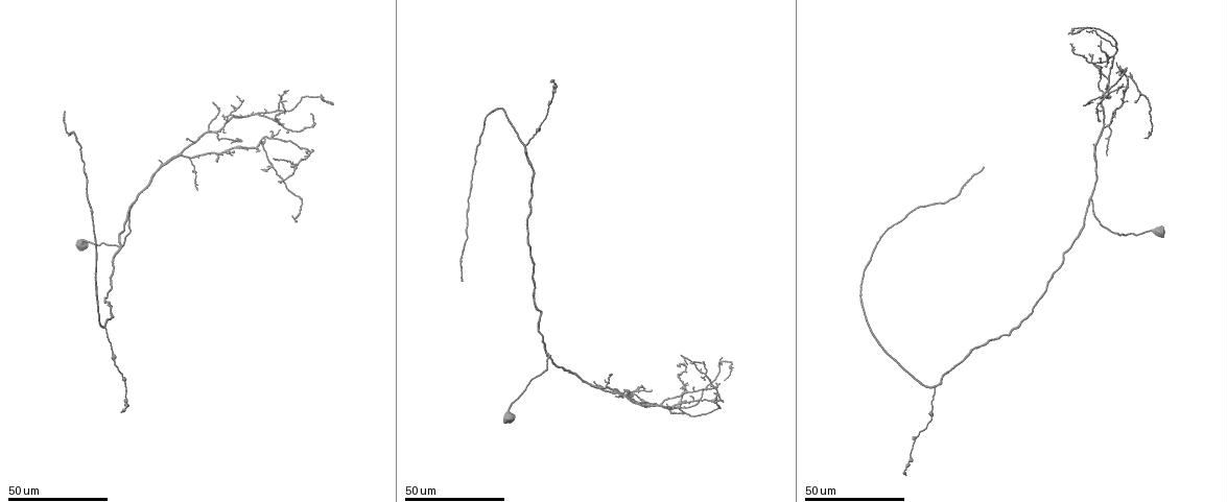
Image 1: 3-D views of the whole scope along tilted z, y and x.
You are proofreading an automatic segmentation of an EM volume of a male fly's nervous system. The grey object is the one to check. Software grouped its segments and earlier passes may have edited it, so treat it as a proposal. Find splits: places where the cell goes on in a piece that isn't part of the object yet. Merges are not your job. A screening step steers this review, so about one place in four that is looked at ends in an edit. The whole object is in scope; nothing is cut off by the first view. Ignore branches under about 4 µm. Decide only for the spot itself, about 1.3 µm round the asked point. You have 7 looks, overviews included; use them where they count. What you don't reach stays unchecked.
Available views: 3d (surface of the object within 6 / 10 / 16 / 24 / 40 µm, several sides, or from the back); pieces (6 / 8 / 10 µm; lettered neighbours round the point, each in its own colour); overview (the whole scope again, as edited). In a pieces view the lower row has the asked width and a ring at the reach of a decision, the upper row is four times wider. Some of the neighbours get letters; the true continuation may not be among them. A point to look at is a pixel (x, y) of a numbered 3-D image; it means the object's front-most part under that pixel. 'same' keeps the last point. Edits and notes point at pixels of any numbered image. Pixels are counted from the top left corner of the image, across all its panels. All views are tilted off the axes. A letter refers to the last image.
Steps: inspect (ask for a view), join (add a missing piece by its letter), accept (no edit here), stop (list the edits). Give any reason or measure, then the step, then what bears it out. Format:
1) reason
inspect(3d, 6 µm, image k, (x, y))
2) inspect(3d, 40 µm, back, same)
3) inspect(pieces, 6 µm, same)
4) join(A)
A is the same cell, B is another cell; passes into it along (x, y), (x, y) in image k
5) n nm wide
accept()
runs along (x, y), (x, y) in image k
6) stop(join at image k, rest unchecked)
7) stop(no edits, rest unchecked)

long arm stops here
inspect(3d, 40 µm, image 1, (461, 282))

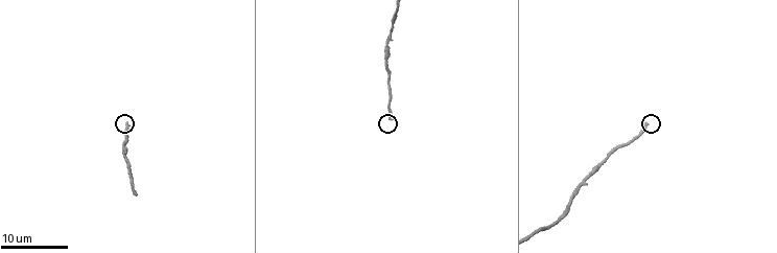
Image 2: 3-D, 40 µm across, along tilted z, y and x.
inspect(pieces, 6 µm, image 2, (644, 125))

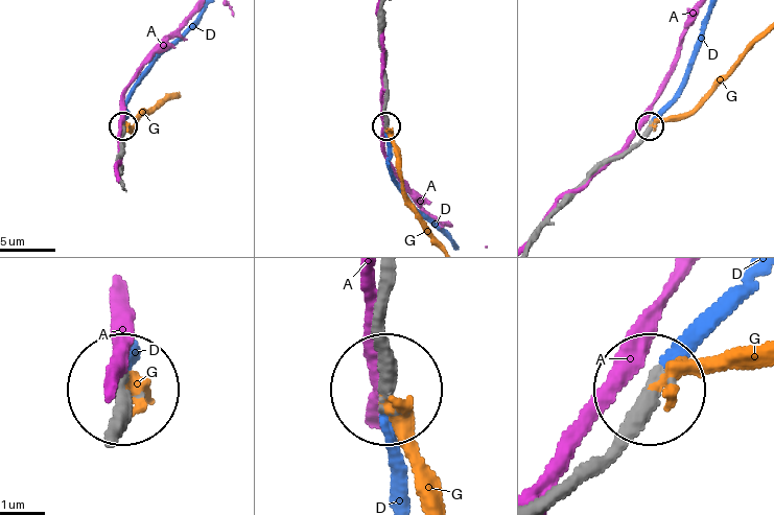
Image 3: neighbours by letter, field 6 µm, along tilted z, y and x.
join(D)
D is the same cell, A and G are other cells; the cell continues

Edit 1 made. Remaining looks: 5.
long arm stops here
inspect(3d, 24 µm, image 1, (615, 397))

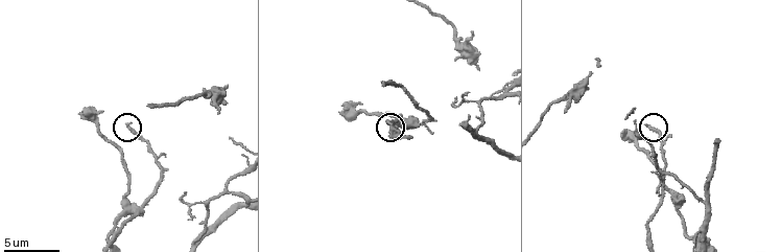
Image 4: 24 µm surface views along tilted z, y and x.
what lies round it
inspect(pieces, 10 µm, image 4, (648, 126))

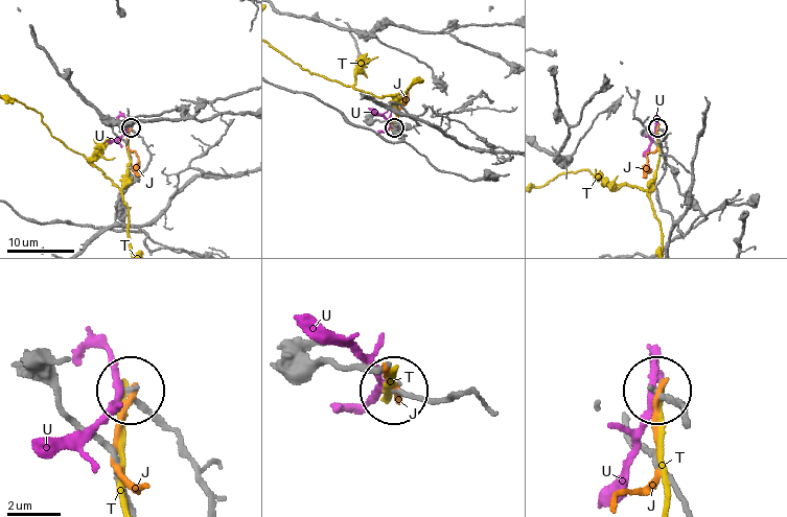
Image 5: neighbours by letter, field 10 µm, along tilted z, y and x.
170 nm wide
accept()
J, T and U are other cells; runs along (469, 394), (447, 400), (396, 389) in image 5; none of them fits

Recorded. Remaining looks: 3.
long arm stops here
inspect(pieces, 6 µm, image 4, (78, 113))

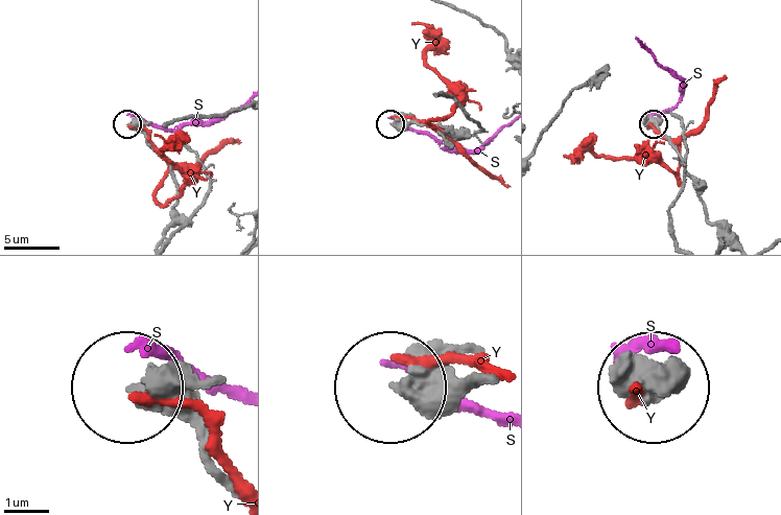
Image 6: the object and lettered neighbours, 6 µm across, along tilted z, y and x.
490 nm wide
accept()
S and Y are other cells; runs along (482, 384), (391, 382) in image 6; none of them fits

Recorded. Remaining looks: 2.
an open end
inspect(3d, 24 µm, image 1, (1091, 55))

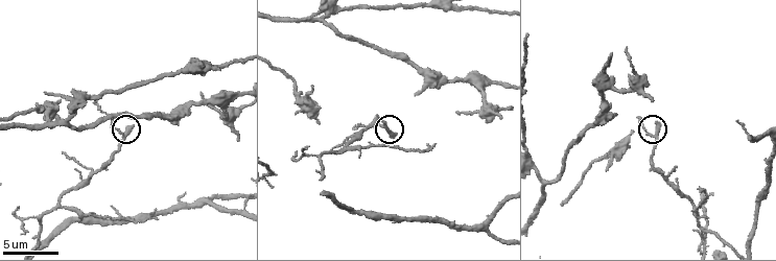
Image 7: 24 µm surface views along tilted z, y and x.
inspect(pieces, 6 µm, image 7, (395, 135))

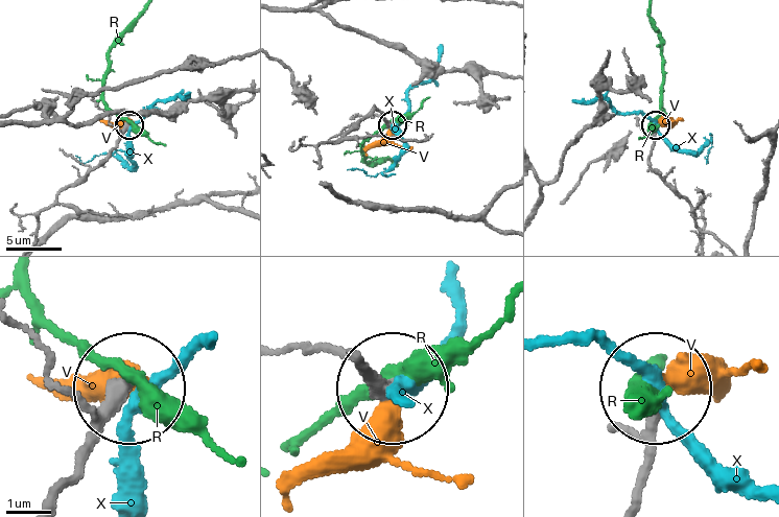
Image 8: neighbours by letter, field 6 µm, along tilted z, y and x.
accept()
R, V and X are other cells; runs along (68, 478), (101, 419), (130, 395) in image 8; no lettered piece goes on from it

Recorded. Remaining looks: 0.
stop(join at image 3, rest unchecked)

